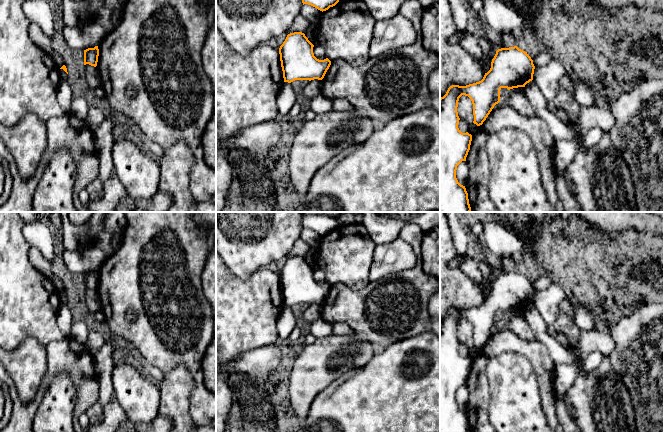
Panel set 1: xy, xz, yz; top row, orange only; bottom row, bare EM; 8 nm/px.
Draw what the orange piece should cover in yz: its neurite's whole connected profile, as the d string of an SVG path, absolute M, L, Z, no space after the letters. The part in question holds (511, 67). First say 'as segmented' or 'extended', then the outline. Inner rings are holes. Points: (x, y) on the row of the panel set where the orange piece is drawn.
as segmented | M517 46L501 48L491 62L490 70L485 73L479 82L466 86L452 85L446 94L440 98L440 212L470 212L468 193L465 186L461 185L456 178L457 166L466 161L470 150L472 135L468 132L462 133L459 128L459 116L457 112L458 101L462 95L468 96L473 104L473 123L477 126L483 124L492 109L500 102L500 90L508 90L525 87L533 80L535 66L527 52Z

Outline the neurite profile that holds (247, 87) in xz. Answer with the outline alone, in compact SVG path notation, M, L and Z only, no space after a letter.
M216 25L216 146L246 127L276 118L276 100L283 83L279 49L261 44L248 56L242 56L228 44Z

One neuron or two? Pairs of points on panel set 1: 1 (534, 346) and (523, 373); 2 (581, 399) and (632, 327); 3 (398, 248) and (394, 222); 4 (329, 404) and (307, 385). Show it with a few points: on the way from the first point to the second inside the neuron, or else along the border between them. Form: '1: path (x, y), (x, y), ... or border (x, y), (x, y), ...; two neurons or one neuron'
1: border (506, 351), (523, 355), (530, 363), (537, 382); two neurons
2: border (607, 358), (612, 368), (622, 380); two neurons
3: border (398, 236), (392, 241), (376, 245); two neurons
4: border (337, 380), (330, 383), (315, 397), (307, 415); two neurons

